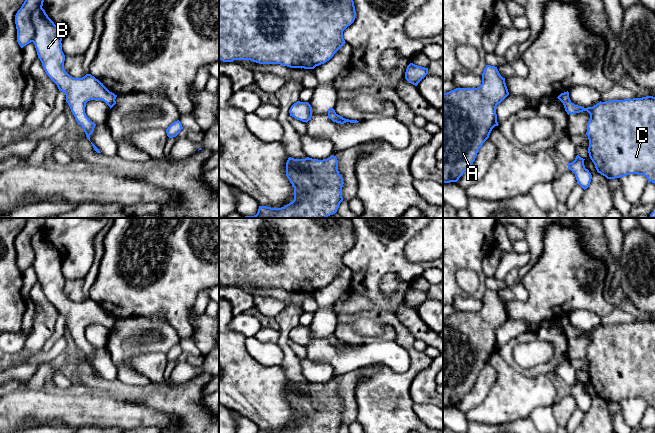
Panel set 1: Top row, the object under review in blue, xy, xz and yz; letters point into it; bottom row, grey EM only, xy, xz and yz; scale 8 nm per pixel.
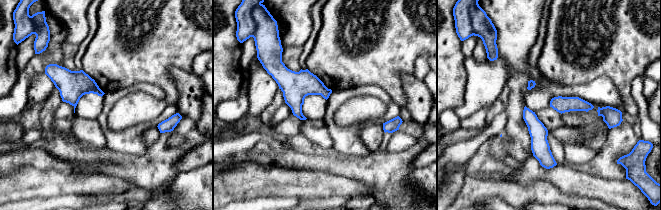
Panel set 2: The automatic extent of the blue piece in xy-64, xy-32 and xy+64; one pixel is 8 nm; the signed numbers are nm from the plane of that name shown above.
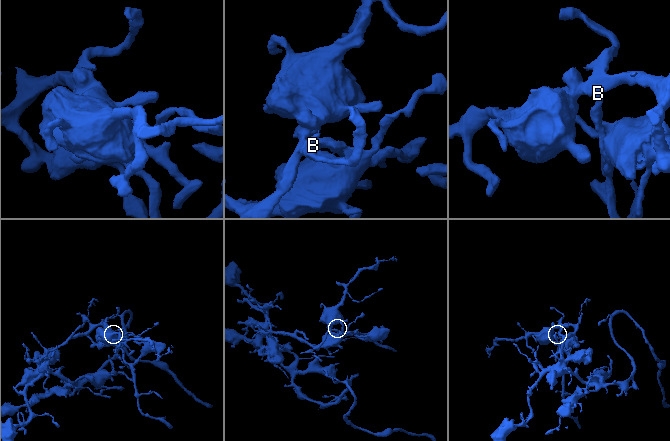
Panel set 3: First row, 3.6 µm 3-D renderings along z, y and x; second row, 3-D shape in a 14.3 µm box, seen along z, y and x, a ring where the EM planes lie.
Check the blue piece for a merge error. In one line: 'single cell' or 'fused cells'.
fused cells

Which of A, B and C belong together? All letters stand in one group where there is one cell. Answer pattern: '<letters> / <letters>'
A C / B

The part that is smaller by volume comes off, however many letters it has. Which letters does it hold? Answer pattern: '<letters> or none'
B

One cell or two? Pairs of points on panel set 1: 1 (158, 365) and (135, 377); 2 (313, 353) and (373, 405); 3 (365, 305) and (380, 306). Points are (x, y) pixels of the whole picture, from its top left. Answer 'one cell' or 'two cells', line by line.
1: two cells
2: two cells
3: two cells

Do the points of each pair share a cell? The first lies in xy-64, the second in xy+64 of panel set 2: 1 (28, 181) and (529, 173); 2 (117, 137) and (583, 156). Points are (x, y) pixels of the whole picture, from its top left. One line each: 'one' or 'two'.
1: one
2: one

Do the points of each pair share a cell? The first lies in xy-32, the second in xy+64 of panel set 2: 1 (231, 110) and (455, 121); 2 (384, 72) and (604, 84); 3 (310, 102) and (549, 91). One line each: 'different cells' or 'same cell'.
1: same cell
2: different cells
3: same cell

